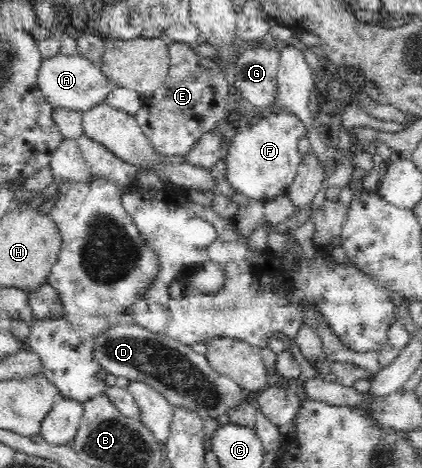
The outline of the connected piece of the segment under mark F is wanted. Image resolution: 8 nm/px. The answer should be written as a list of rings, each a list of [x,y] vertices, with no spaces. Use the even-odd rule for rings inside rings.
[[[274,111],[259,115],[251,121],[250,127],[238,132],[230,143],[224,159],[227,181],[236,192],[264,203],[288,194],[299,175],[299,169],[307,163],[308,153],[304,155],[298,149],[298,143],[306,133],[304,123],[296,115]]]

